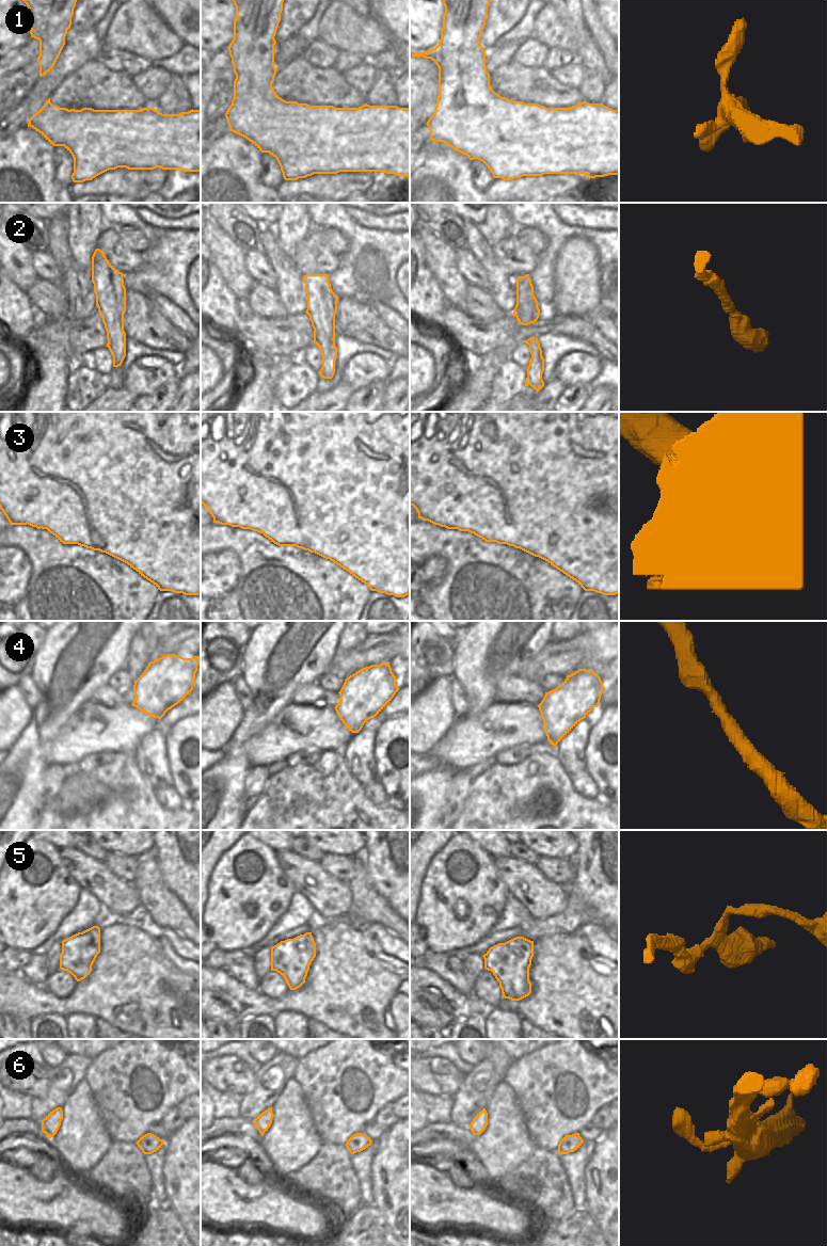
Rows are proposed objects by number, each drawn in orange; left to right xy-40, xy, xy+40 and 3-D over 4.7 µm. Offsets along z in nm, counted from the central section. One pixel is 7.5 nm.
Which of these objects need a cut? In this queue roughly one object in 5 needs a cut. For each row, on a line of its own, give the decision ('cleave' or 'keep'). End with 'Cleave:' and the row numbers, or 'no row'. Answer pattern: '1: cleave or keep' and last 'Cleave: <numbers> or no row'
1: keep
2: keep
3: cleave
4: keep
5: cleave
6: keep
Cleave: 3, 5

